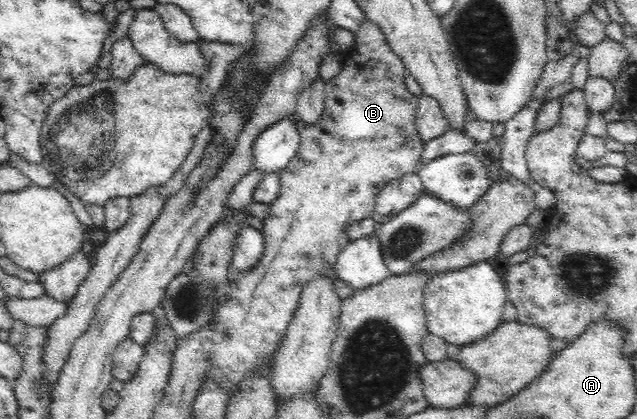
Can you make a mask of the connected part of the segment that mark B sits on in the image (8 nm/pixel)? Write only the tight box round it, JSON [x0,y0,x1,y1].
[200,20,425,397]

